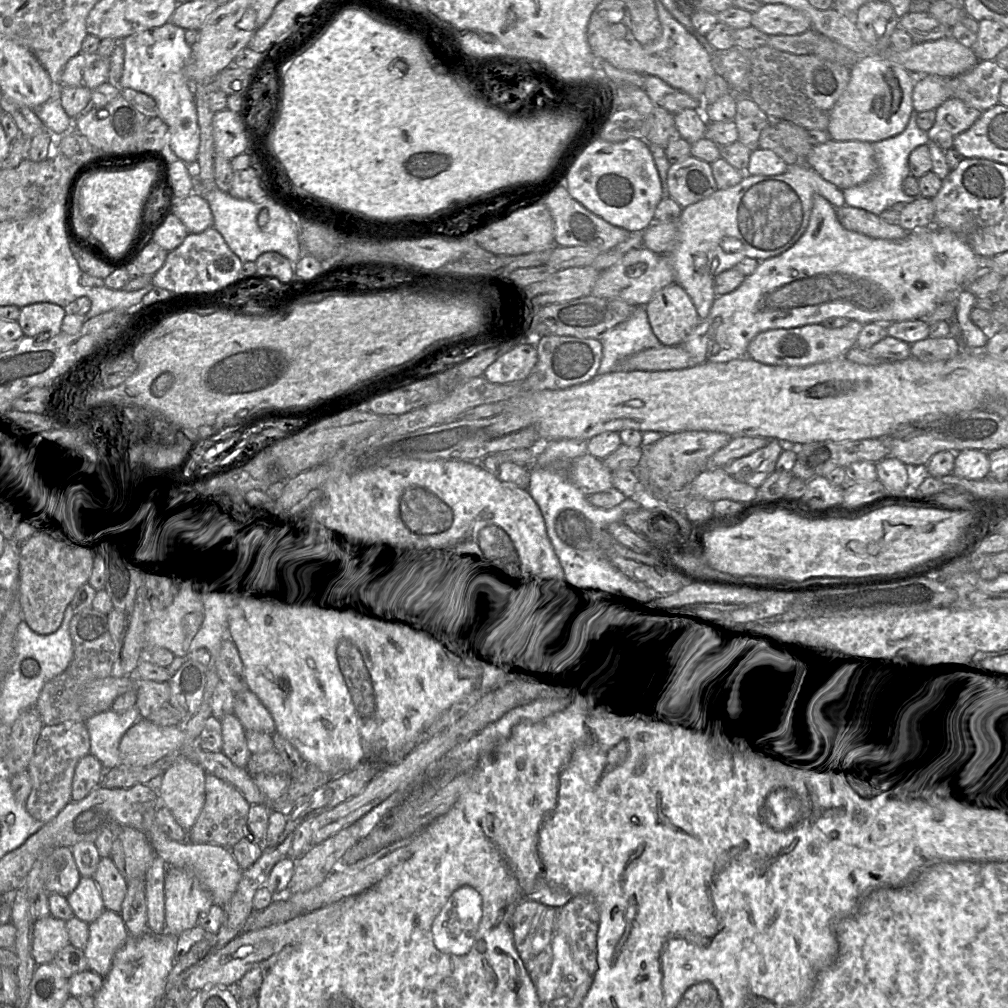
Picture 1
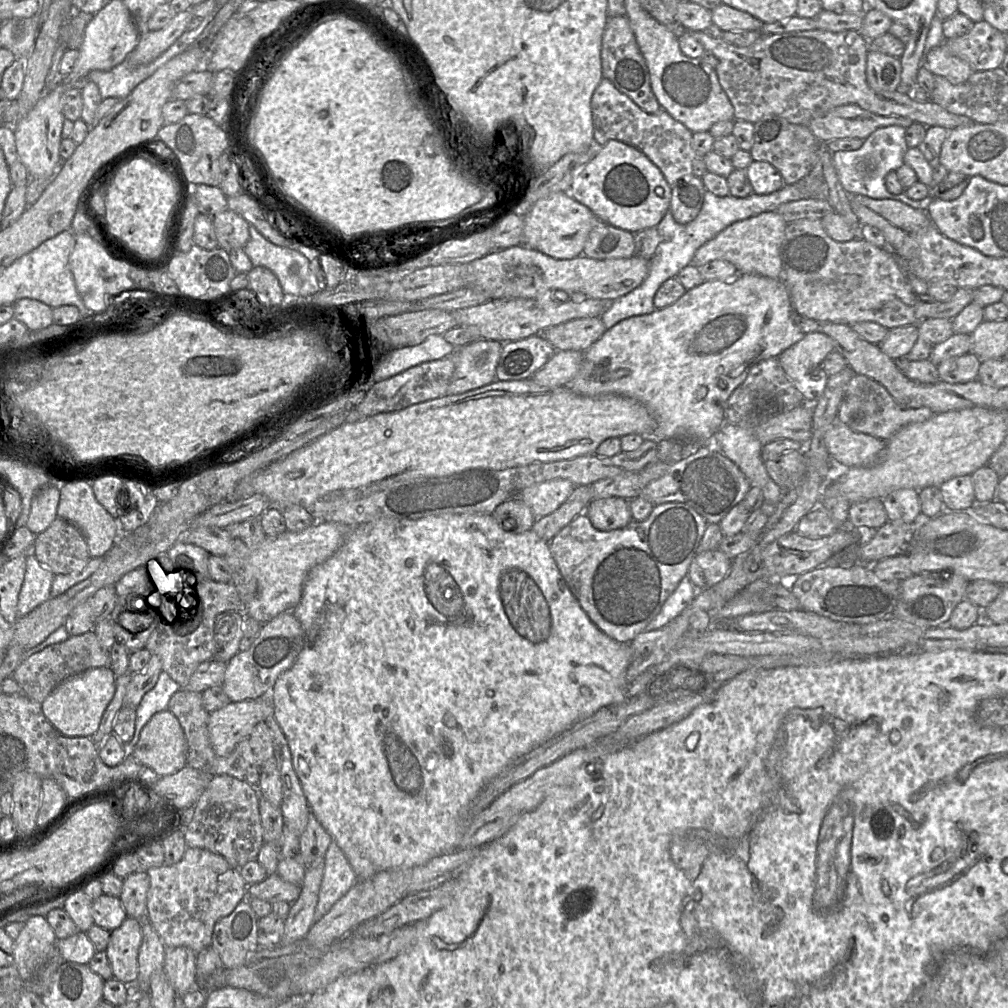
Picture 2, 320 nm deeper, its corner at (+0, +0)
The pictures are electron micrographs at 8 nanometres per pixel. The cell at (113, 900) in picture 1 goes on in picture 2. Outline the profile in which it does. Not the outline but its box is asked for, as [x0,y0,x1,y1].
[119,872,149,920]

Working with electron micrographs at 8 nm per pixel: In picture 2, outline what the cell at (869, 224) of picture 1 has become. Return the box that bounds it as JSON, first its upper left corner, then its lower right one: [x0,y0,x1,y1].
[780,219,920,330]

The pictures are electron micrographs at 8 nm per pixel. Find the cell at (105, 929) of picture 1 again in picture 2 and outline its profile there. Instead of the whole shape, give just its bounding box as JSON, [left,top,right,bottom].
[105,917,141,985]

